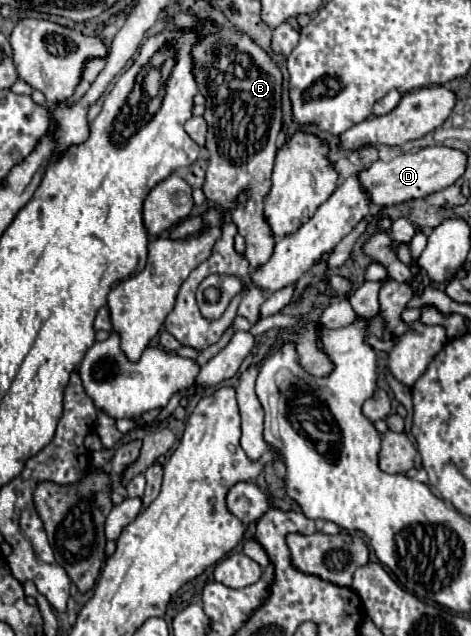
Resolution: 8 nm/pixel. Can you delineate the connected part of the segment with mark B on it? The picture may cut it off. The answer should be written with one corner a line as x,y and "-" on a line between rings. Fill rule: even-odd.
222,25
222,31
210,37
204,37
194,47
194,77
198,81
200,93
206,97
206,113
204,119
208,123
206,149
210,151
210,163
206,171
206,183
202,187
206,199
210,199
220,209
228,211
232,221
238,227
238,233
246,241
246,259
252,269
266,263
274,249
274,237
270,227
262,217
264,197
270,191
270,173
276,155
276,137
282,129
282,73
274,65
272,57
262,51
246,33
228,29
-
250,189
250,199
246,203
238,203
236,197
240,191

